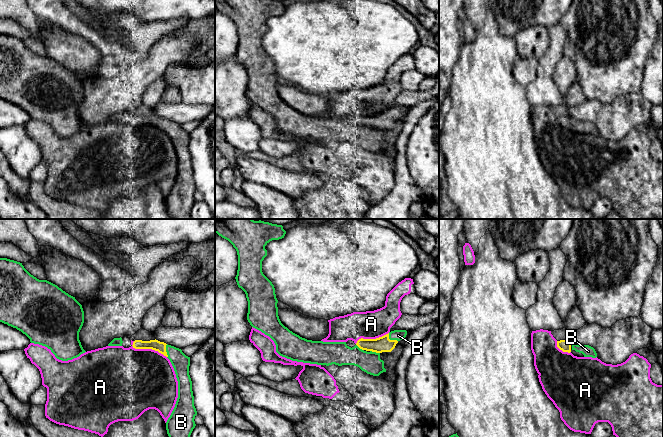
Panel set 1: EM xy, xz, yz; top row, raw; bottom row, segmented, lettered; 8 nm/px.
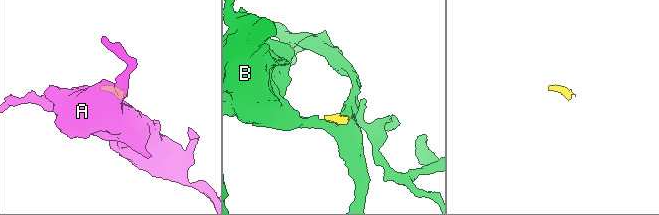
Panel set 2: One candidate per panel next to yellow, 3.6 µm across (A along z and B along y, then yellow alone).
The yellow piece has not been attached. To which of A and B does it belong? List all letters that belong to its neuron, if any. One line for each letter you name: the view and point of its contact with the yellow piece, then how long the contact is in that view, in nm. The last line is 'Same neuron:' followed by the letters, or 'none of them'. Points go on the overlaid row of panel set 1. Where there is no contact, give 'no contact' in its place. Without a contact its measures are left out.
B: xz (391, 340) | 100 nm
Same neuron: B

